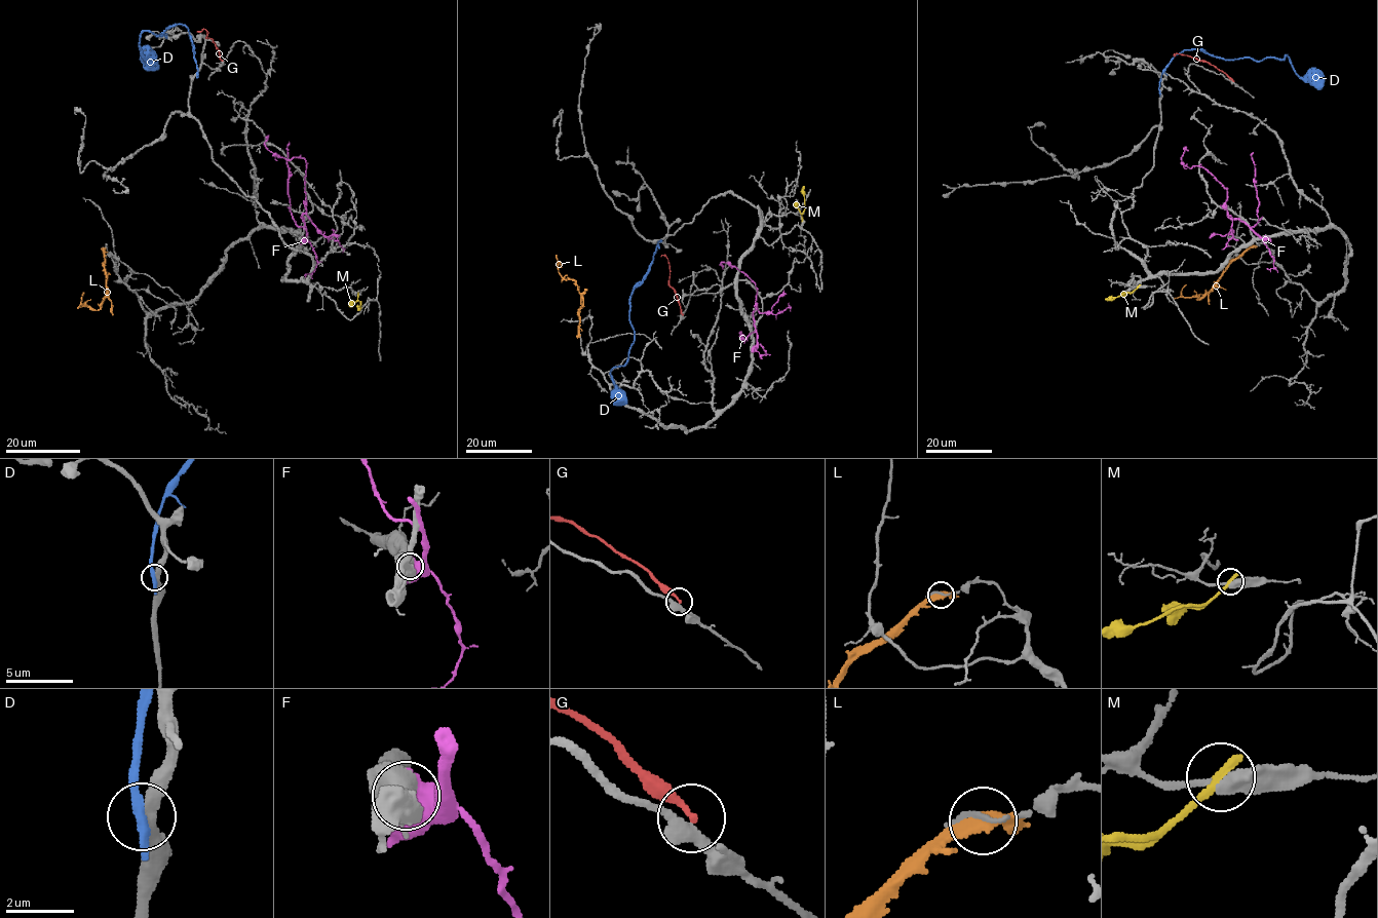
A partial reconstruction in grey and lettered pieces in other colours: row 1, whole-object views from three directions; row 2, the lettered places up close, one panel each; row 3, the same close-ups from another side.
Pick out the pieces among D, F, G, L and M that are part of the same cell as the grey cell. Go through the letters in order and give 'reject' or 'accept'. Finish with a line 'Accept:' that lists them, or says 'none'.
D: reject
F: reject
G: reject
L: reject
M: reject
Accept: none

